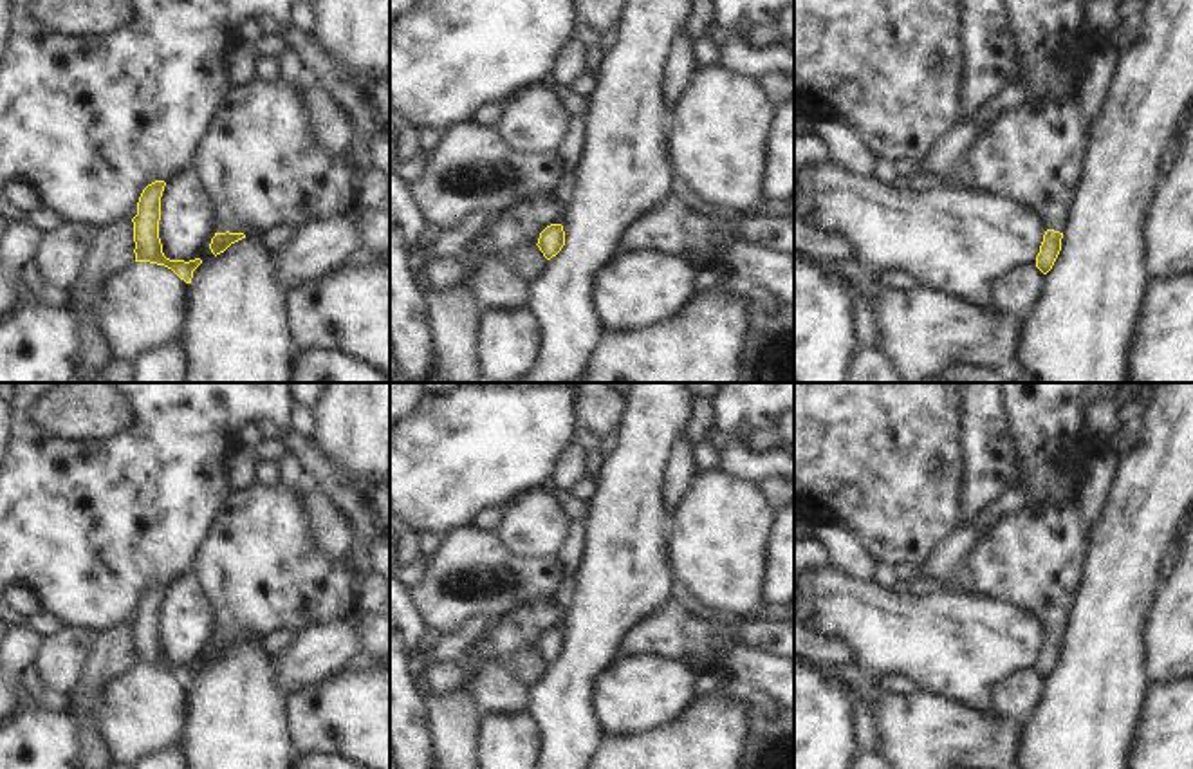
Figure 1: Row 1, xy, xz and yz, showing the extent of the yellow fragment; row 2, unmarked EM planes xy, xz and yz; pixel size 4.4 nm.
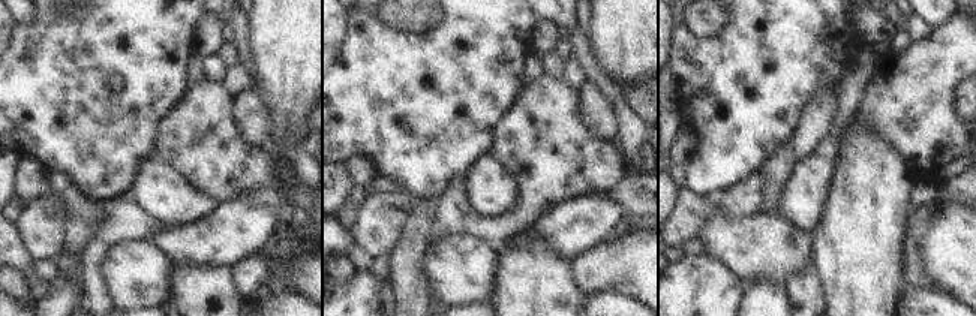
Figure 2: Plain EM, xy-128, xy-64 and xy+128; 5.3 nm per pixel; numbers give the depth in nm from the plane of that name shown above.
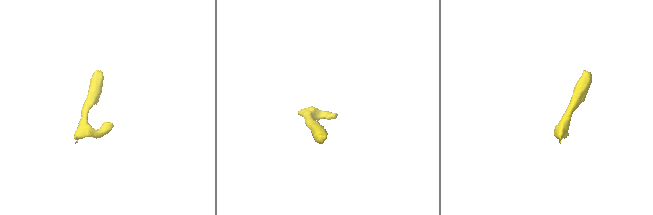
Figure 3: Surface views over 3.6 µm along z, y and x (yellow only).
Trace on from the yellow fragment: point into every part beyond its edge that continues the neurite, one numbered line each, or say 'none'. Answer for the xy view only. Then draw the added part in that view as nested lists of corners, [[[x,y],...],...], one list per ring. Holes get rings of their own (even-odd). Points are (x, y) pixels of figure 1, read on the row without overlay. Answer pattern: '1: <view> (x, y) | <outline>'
1: xy (260, 571) | [[[254,484],[233,491],[218,513],[193,560],[191,574],[218,621],[215,637],[245,637],[262,643],[280,630],[300,634],[347,617],[359,601],[359,579],[348,561],[323,556],[307,527],[301,491],[282,484],[262,487]]]

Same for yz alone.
1: yz (1033, 558) | [[[1081,504],[1022,509],[964,558],[958,588],[1034,612],[1047,634],[1063,637],[1090,534]]]

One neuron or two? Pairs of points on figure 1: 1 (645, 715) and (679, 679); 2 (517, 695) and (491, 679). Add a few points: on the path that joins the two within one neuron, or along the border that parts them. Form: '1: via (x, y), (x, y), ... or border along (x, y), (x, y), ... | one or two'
1: via (652, 706), (670, 688) | one
2: via (511, 695), (497, 685) | one

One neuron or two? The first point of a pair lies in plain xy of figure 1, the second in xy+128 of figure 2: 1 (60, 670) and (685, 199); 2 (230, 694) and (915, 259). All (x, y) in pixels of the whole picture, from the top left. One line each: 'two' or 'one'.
1: two
2: two

